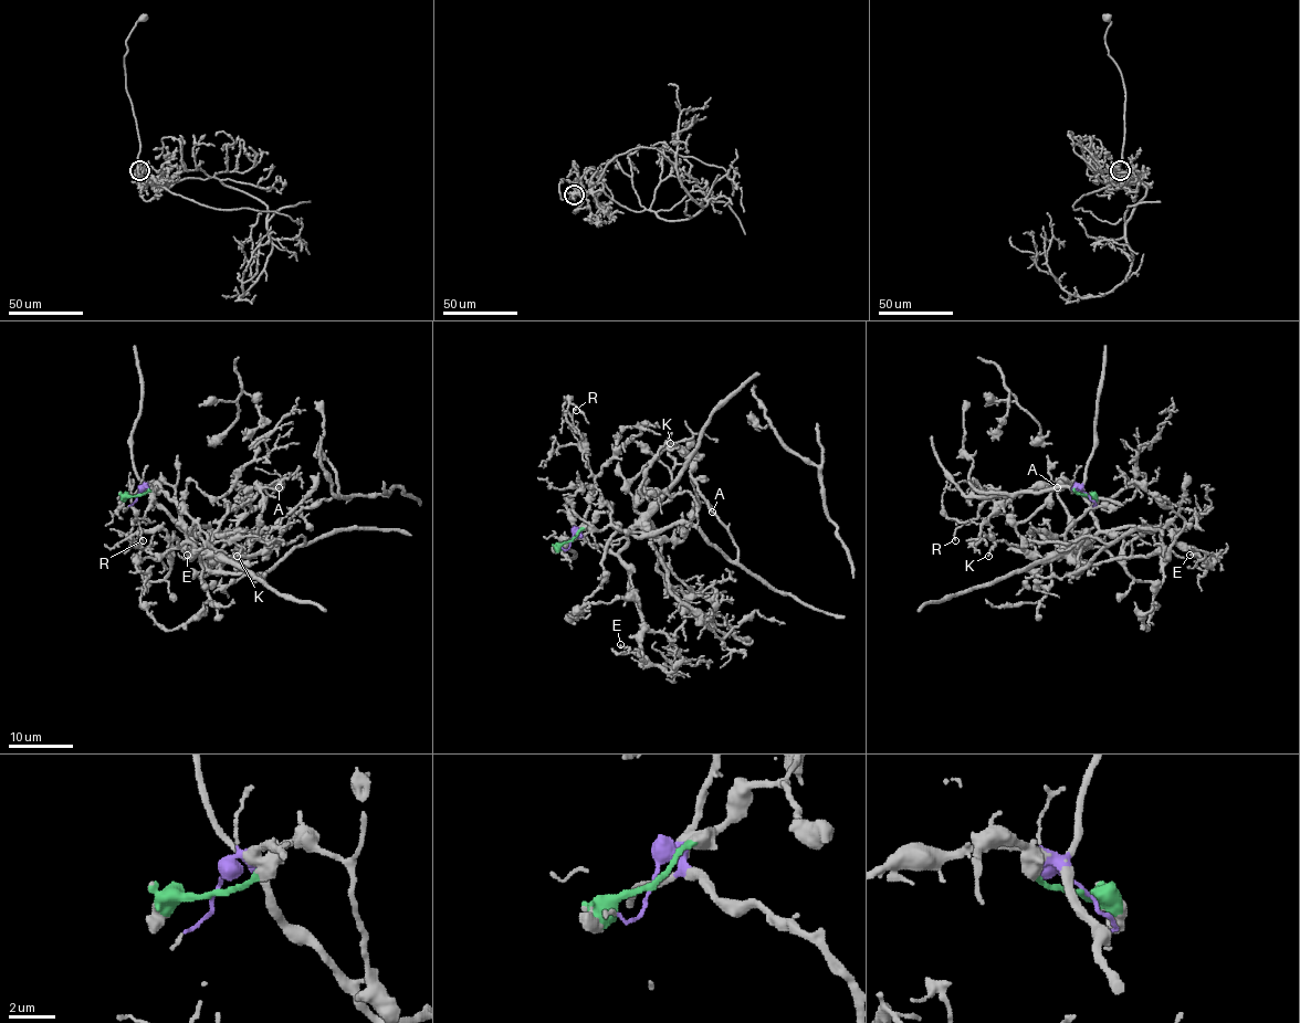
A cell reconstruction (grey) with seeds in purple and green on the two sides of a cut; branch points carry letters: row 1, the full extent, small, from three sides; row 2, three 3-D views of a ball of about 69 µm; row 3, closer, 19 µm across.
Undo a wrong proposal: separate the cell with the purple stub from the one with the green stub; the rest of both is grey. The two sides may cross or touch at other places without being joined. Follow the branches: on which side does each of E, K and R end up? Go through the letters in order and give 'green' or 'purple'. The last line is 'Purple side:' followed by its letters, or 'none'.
E: purple
K: purple
R: purple
Purple side: E, K, R

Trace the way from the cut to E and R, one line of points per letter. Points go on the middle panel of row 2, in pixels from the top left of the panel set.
E: (570, 541), (580, 534), (609, 549), (627, 569), (628, 594), (643, 630), (640, 646), (631, 651), (620, 644)
R: (570, 541), (584, 521), (588, 492), (595, 483), (587, 441), (574, 425), (575, 409)

